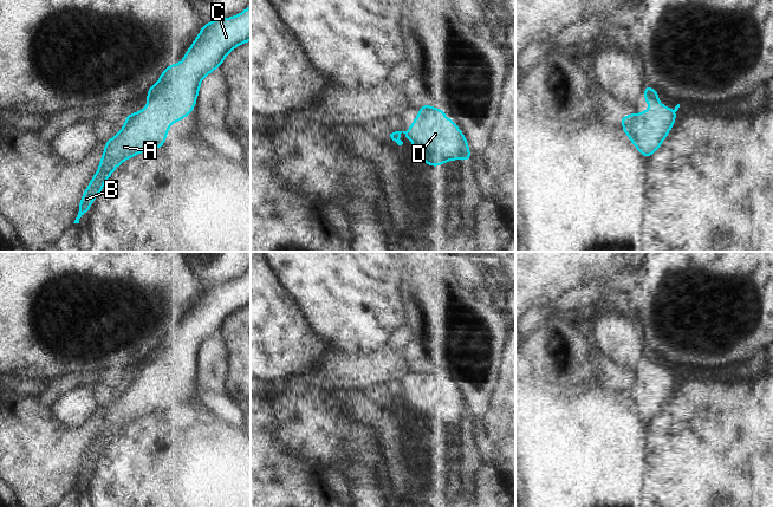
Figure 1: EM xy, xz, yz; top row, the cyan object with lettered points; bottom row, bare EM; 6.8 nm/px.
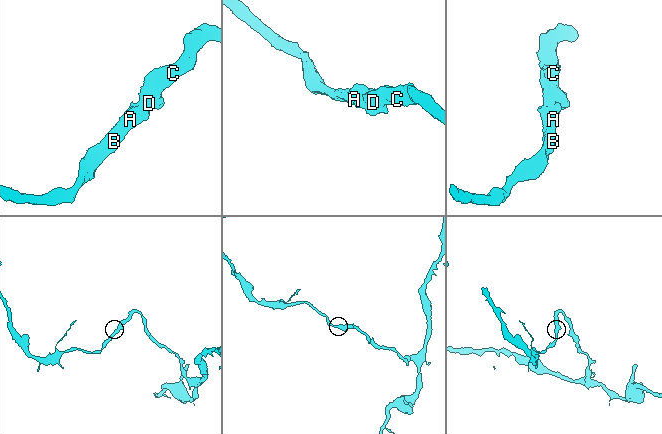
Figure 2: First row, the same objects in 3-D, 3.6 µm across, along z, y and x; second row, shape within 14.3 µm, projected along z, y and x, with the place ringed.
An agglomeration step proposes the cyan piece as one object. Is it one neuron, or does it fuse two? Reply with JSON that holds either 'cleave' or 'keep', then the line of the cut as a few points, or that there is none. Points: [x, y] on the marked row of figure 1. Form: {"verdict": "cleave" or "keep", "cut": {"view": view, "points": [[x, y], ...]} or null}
{"verdict": "keep", "cut": null}

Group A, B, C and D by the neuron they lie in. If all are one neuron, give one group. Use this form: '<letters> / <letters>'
A B C D

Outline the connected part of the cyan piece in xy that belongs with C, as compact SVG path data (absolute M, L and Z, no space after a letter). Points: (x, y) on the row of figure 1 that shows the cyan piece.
M251 5L240 14L203 24L182 63L165 67L148 91L147 108L129 113L119 132L104 143L99 167L84 191L73 223L86 214L112 171L124 161L164 145L171 123L195 108L201 79L219 69L226 56L251 40Z

